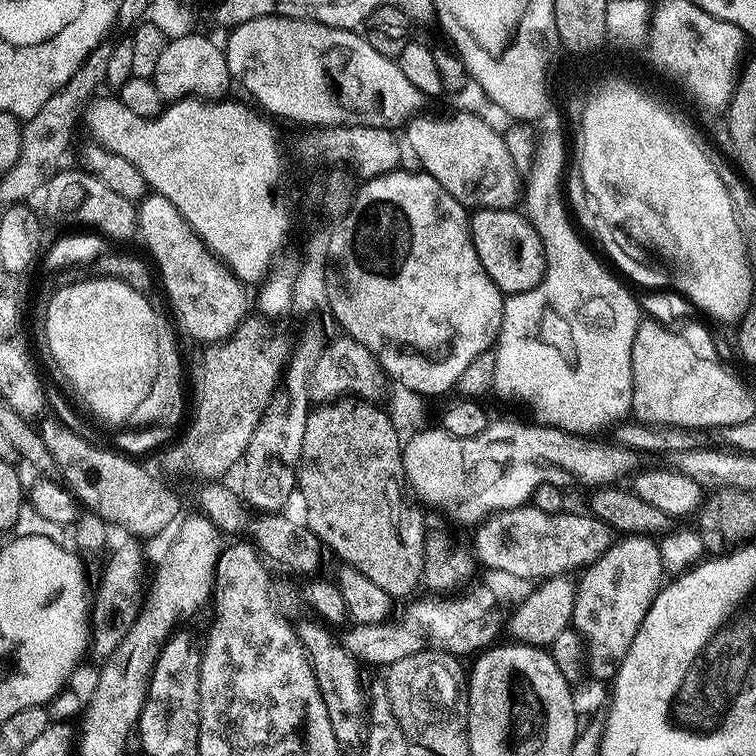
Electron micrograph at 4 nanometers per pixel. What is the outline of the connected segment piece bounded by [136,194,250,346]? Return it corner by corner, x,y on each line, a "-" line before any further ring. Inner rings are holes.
155,194
145,196
136,209
136,226
139,239
144,239
144,244
152,255
151,263
158,273
159,283
160,280
164,283
164,292
180,323
179,331
201,340
201,345
204,346
234,334
234,330
250,312
248,296
244,293
247,291
205,247
186,218
178,214
174,202

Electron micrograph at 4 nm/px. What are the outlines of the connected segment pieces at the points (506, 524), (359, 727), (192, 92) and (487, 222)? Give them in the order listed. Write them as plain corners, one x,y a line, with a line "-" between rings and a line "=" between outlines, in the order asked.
531,504
493,513
475,529
473,555
482,567
520,580
539,582
592,565
612,543
609,528
591,514
548,515
=
304,620
295,625
296,637
304,647
304,653
314,670
322,702
326,702
326,714
330,714
334,738
345,750
359,749
366,731
366,706
363,689
360,690
360,674
356,670
357,659
336,641
336,636
332,633
335,631
329,625
312,620
=
192,30
186,36
169,39
166,50
162,50
162,55
158,58
158,66
151,79
165,102
189,98
223,100
229,95
228,87
233,87
234,81
223,47
219,43
216,45
210,37
199,36
196,32
=
482,208
469,217
471,241
491,280
506,295
529,292
545,272
545,252
541,239
527,217
515,209

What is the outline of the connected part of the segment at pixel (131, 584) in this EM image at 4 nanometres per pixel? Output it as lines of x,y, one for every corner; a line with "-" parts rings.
128,538
125,544
120,544
116,549
109,551
106,556
106,563
103,565
103,571
98,576
100,585
95,585
94,599
90,604
90,652
101,658
107,658
118,650
118,646
122,642
122,638
126,638
126,634
130,630
130,626
136,617
140,615
142,607
142,594
140,598
140,571
143,570
144,564
140,561
140,548
136,544
137,541

